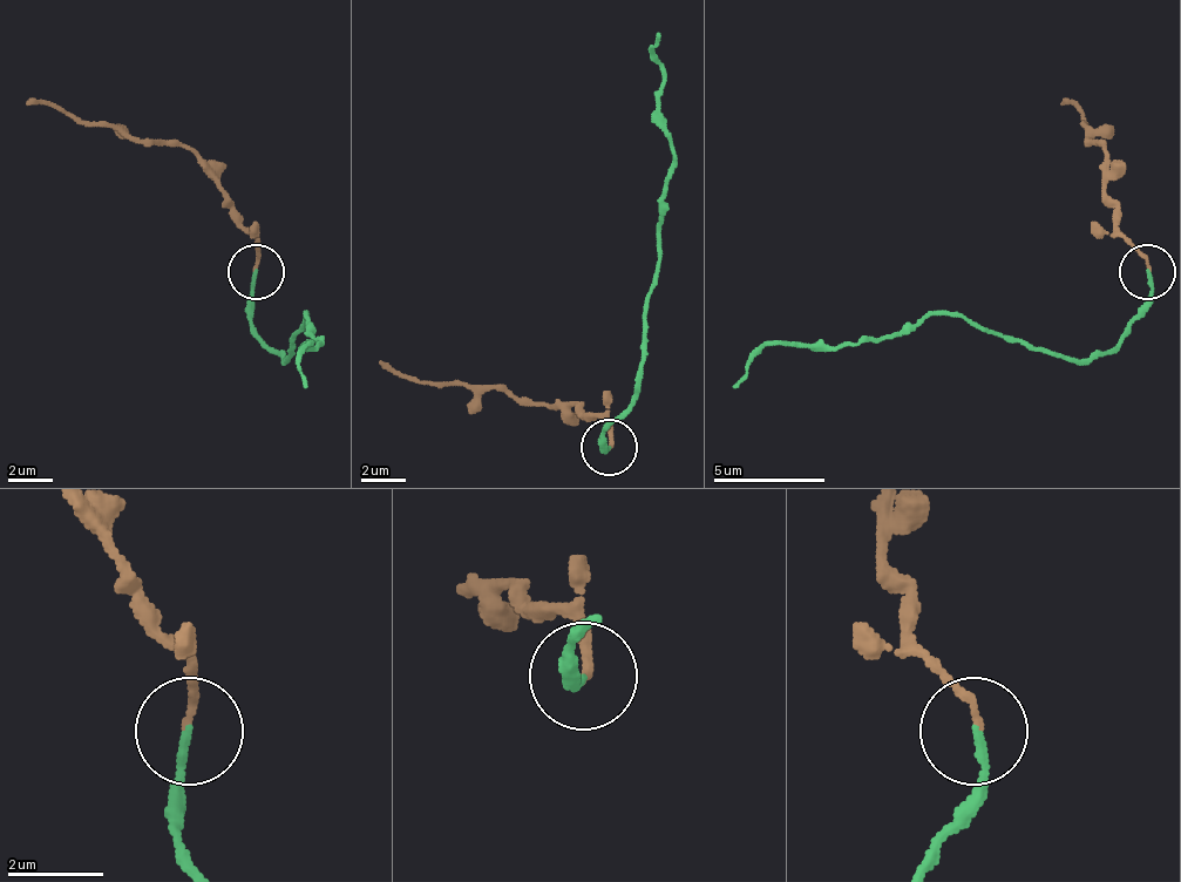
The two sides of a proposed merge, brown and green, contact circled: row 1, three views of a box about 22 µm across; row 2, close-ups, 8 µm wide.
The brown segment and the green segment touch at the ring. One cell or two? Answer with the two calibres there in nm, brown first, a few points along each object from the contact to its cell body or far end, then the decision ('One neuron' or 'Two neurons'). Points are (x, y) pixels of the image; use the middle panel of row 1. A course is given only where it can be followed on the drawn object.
Thickness 160 nm (brown) against 160 nm. Course of brown: (608, 446), (608, 422), (541, 400), (484, 389), (418, 384), (378, 361). Course of green: (608, 446), (602, 434), (636, 389), (674, 160), (658, 109), (658, 31). Two neurons

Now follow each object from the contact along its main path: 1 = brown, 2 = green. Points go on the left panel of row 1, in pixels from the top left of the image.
1: (255, 270), (255, 231), (188, 147), (131, 142), (65, 114), (25, 102)
2: (255, 270), (249, 320), (283, 360), (305, 316), (321, 343), (305, 343), (311, 343), (299, 360), (305, 388)

